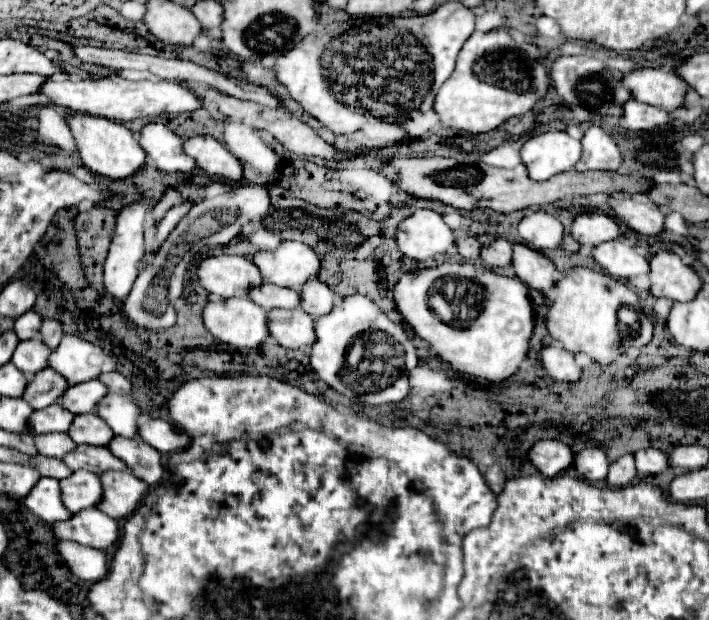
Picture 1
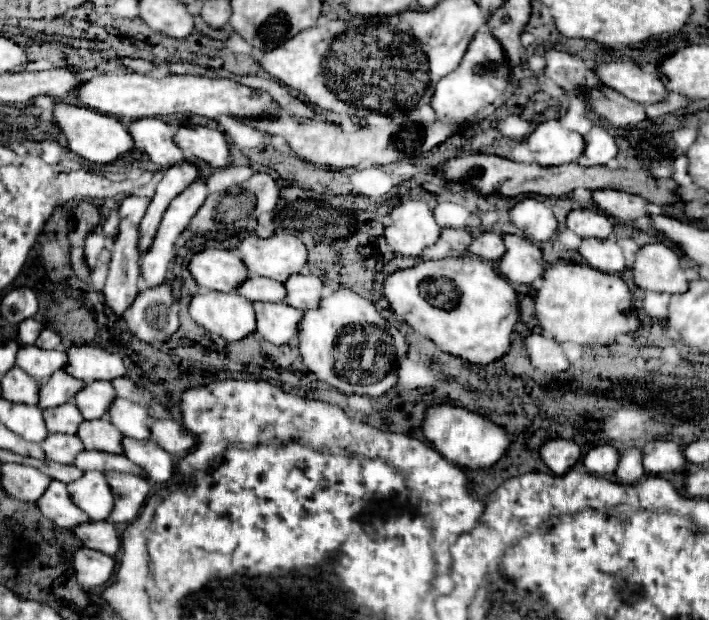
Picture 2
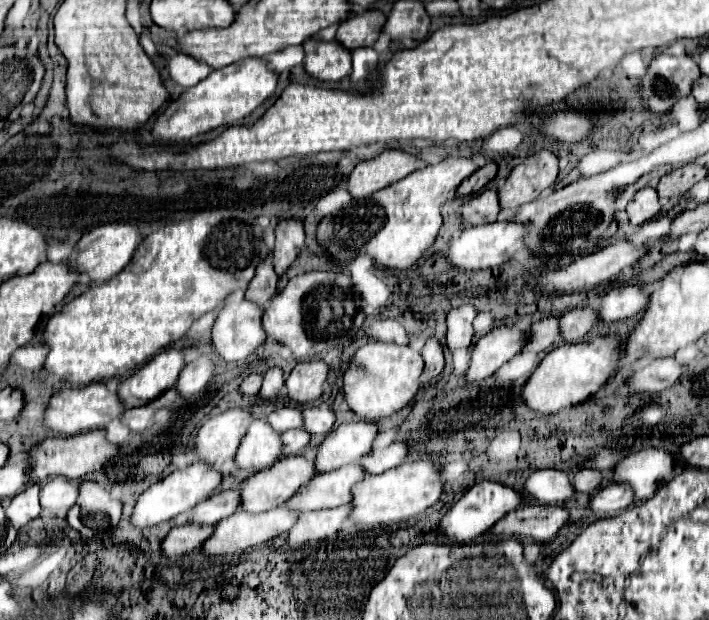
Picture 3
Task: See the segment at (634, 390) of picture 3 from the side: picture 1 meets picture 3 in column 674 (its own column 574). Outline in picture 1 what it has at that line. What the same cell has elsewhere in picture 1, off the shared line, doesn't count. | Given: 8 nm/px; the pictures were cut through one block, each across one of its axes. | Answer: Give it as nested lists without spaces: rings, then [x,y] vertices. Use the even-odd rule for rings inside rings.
[[[548,344],[540,350],[540,364],[544,366],[546,374],[552,376],[556,382],[578,382],[580,380],[580,368],[576,366],[570,352]]]

